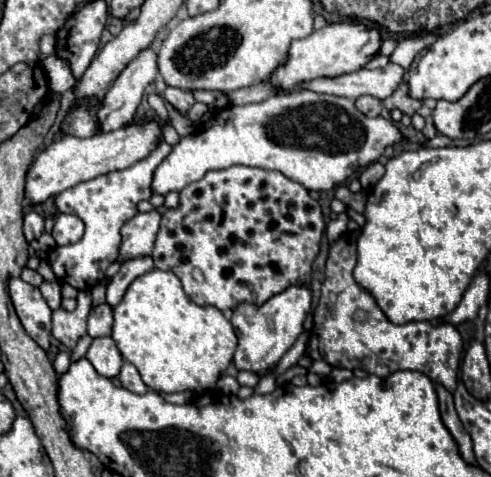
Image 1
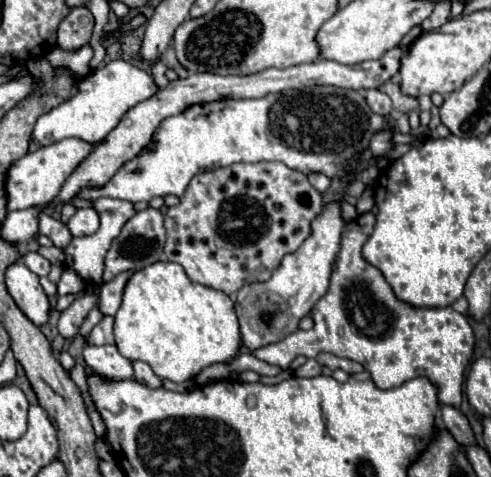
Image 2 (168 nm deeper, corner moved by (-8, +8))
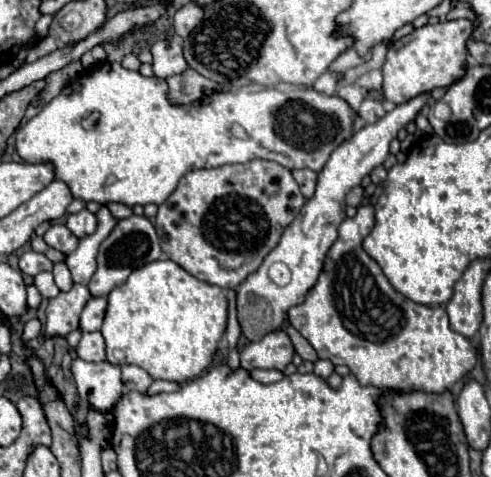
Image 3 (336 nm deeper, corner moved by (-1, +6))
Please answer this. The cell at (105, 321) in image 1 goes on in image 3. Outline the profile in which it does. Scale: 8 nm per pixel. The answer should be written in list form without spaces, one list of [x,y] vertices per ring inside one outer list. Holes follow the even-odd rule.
[[[89,332],[83,334],[79,346],[77,346],[77,356],[85,362],[103,362],[105,360],[105,342],[99,332]]]

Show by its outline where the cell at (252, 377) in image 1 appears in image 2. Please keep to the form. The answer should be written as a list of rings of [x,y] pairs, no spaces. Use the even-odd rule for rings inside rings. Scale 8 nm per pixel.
[[[366,212],[346,224],[330,288],[312,310],[312,330],[298,330],[276,344],[254,350],[252,354],[268,364],[288,368],[300,354],[316,358],[318,352],[330,352],[360,362],[372,374],[378,388],[396,388],[406,380],[426,376],[438,386],[438,400],[458,408],[462,402],[464,370],[474,350],[474,332],[466,316],[450,306],[416,310],[394,296],[382,272],[362,258],[362,246],[372,234],[374,222],[374,214]]]

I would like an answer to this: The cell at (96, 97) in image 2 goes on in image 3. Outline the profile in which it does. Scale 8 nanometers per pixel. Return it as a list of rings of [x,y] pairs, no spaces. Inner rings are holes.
[[[103,62],[101,66],[83,72],[79,78],[75,78],[73,82],[69,82],[59,96],[55,96],[49,104],[43,106],[43,110],[31,118],[19,132],[17,132],[17,154],[29,162],[29,164],[41,164],[41,162],[49,162],[53,164],[55,170],[55,180],[61,180],[69,186],[73,198],[81,198],[85,202],[95,200],[99,204],[107,204],[107,202],[121,202],[125,206],[135,206],[135,204],[161,204],[165,202],[165,198],[169,198],[169,194],[173,194],[173,190],[177,188],[177,182],[181,180],[183,174],[187,174],[189,170],[195,168],[215,168],[215,166],[223,166],[223,164],[245,164],[253,158],[263,158],[263,160],[273,160],[289,170],[297,170],[297,168],[311,168],[315,172],[319,172],[323,168],[323,164],[327,162],[329,154],[341,144],[345,142],[345,138],[349,138],[353,134],[353,118],[355,112],[351,110],[351,106],[337,98],[337,96],[323,96],[317,94],[313,88],[291,88],[291,90],[275,90],[275,88],[241,88],[241,90],[221,90],[209,98],[201,98],[197,102],[191,104],[171,104],[169,98],[169,86],[165,80],[161,78],[145,78],[139,72],[131,72],[125,70],[123,66],[119,66],[119,62]]]

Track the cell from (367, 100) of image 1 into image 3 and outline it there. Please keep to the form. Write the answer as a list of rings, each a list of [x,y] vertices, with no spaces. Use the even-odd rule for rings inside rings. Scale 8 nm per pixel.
[[[365,98],[363,104],[361,104],[361,108],[359,108],[359,116],[365,118],[371,124],[371,122],[377,122],[379,118],[385,116],[385,108],[383,108],[383,104],[379,100]]]

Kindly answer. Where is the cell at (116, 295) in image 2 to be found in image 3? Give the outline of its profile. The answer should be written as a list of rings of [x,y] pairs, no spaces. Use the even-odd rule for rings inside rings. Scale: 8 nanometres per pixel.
[[[91,298],[83,312],[81,312],[81,320],[79,320],[79,330],[81,332],[95,332],[101,328],[101,322],[105,318],[105,306],[107,306],[107,298]]]

